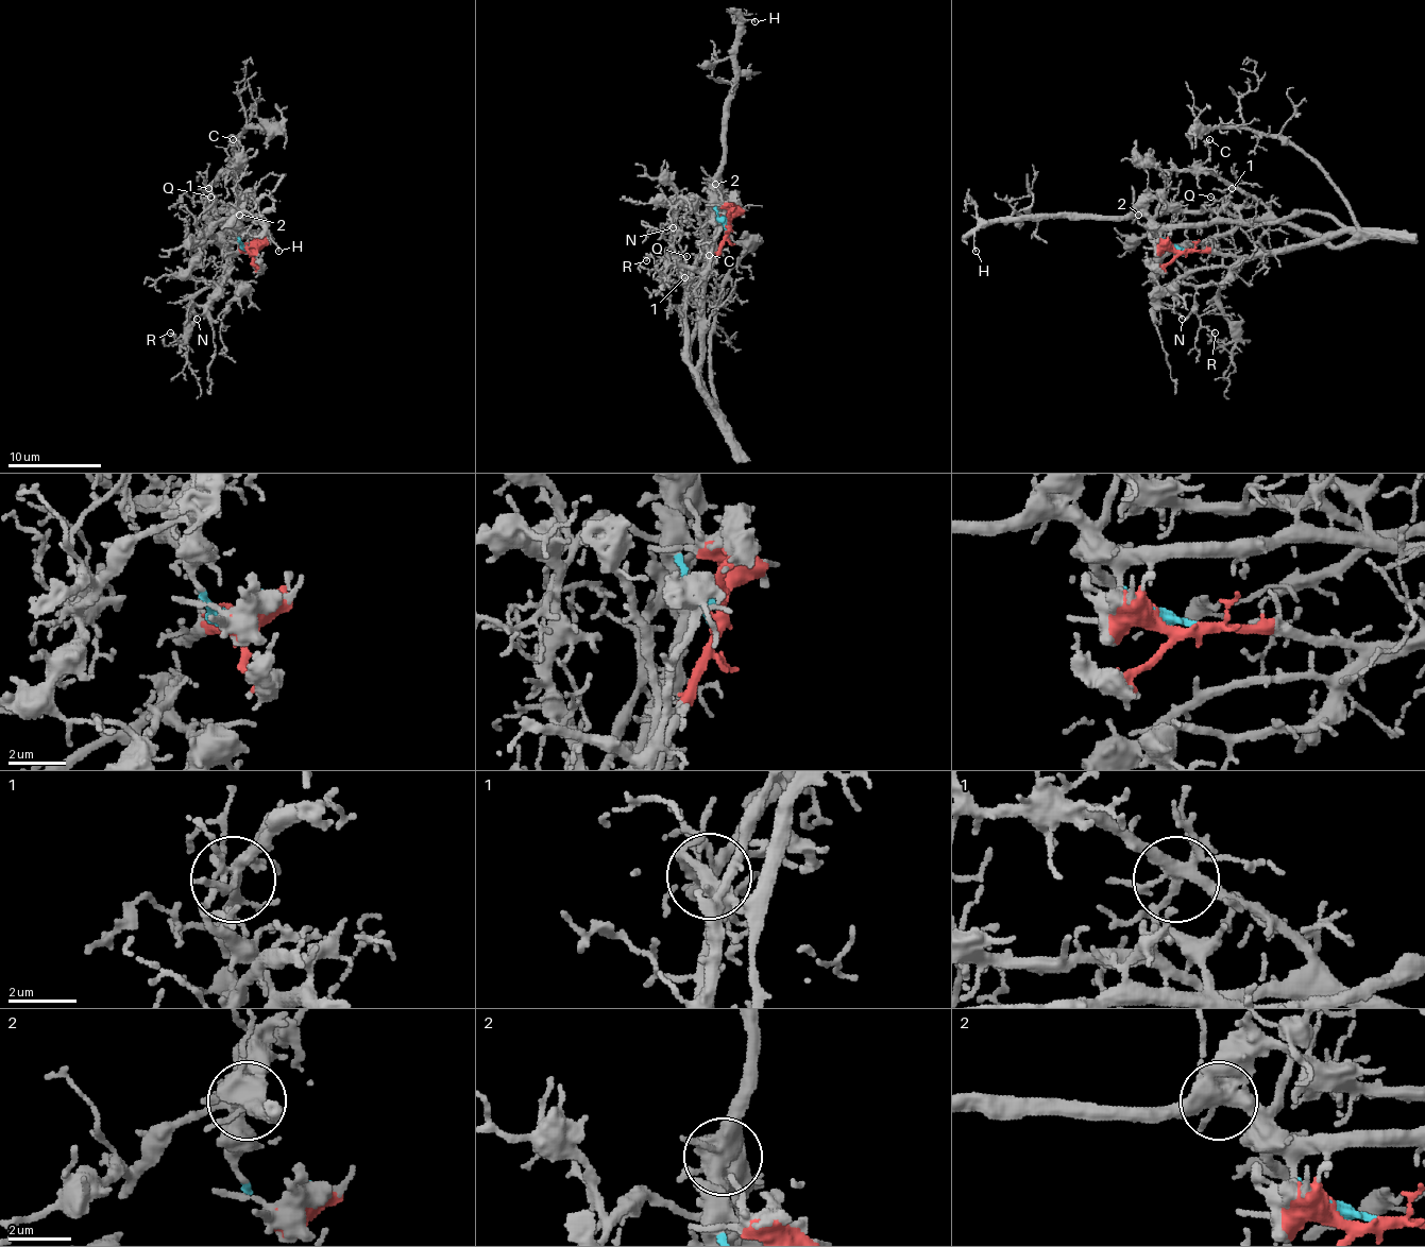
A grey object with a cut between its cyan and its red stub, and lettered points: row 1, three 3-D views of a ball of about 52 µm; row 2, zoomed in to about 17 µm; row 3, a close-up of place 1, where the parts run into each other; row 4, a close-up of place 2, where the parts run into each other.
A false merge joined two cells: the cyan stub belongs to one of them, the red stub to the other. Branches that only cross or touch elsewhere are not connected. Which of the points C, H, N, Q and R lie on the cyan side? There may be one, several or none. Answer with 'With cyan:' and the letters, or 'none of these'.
With cyan: H, Q

